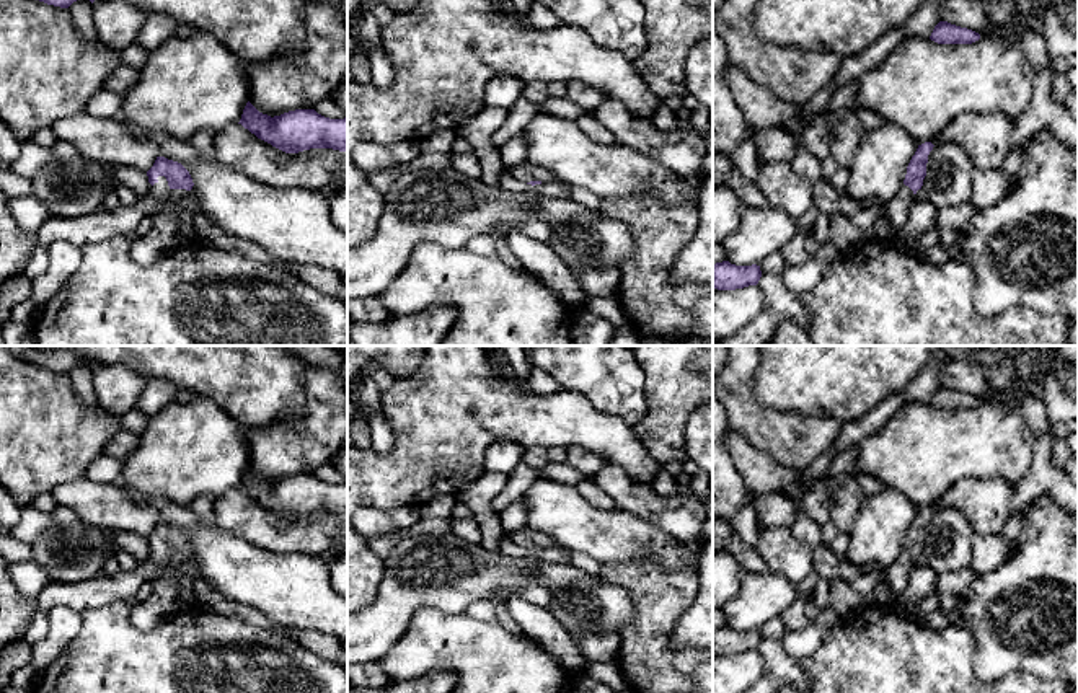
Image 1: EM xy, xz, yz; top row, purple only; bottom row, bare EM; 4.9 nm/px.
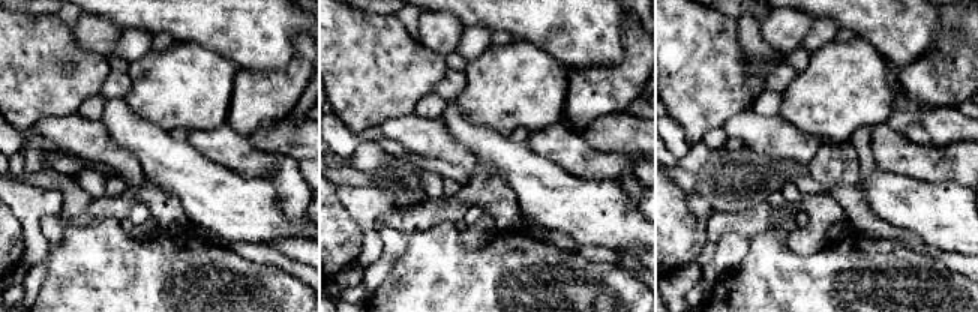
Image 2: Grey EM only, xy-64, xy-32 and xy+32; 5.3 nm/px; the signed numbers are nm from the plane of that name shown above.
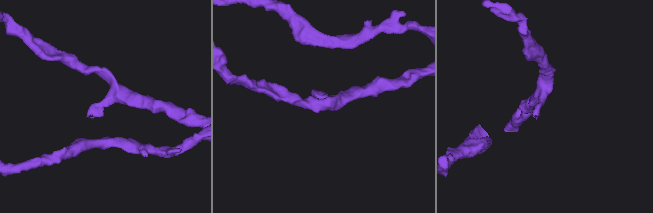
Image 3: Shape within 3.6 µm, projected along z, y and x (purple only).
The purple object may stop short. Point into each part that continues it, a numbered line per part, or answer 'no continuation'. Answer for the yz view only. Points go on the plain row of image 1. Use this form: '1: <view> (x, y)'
1: yz (897, 574)

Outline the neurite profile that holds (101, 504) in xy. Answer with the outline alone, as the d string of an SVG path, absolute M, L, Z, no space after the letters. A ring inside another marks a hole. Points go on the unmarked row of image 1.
M82 476L59 484L52 496L93 527L147 538L158 522L157 514L139 505L119 483L96 483Z

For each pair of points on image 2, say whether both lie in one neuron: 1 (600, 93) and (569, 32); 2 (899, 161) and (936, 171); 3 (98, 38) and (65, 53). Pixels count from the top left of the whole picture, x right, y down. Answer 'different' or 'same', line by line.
1: different
2: same
3: different

